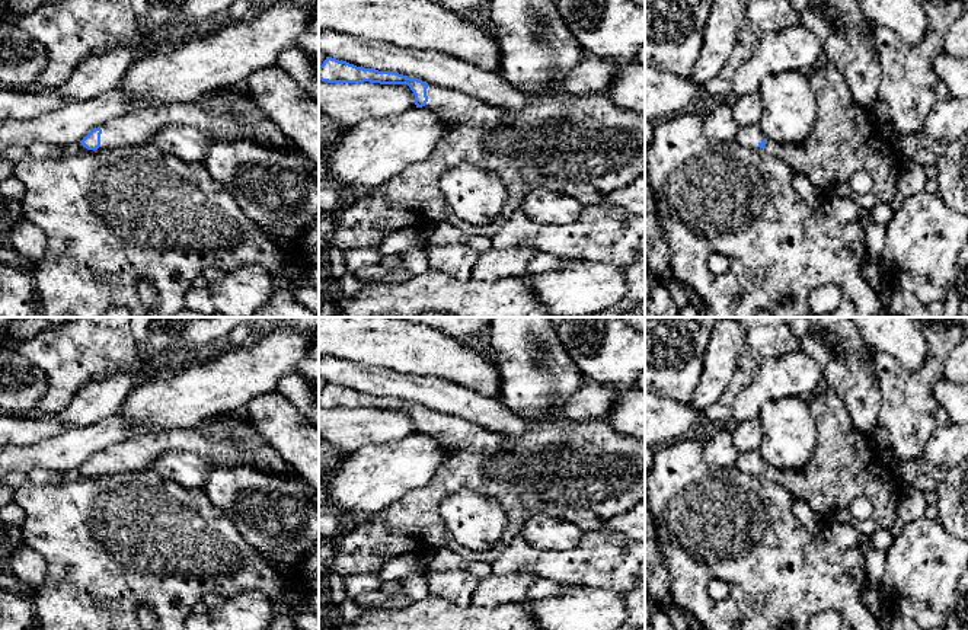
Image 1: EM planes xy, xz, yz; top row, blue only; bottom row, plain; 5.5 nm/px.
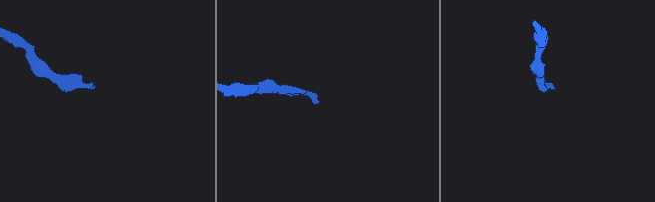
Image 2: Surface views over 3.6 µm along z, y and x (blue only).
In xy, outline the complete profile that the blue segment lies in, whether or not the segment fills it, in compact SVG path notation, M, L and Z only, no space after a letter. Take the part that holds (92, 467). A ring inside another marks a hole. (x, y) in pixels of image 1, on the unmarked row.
M245 410L186 429L111 445L92 455L80 477L148 470L151 461L170 451L188 451L211 466L250 466L266 473L300 477L250 426Z

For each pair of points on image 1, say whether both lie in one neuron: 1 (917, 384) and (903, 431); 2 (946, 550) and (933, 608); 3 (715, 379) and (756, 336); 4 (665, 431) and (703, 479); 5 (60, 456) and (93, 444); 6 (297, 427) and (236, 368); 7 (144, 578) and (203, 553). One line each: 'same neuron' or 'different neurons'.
1: same neuron
2: same neuron
3: different neurons
4: different neurons
5: same neuron
6: different neurons
7: same neuron

